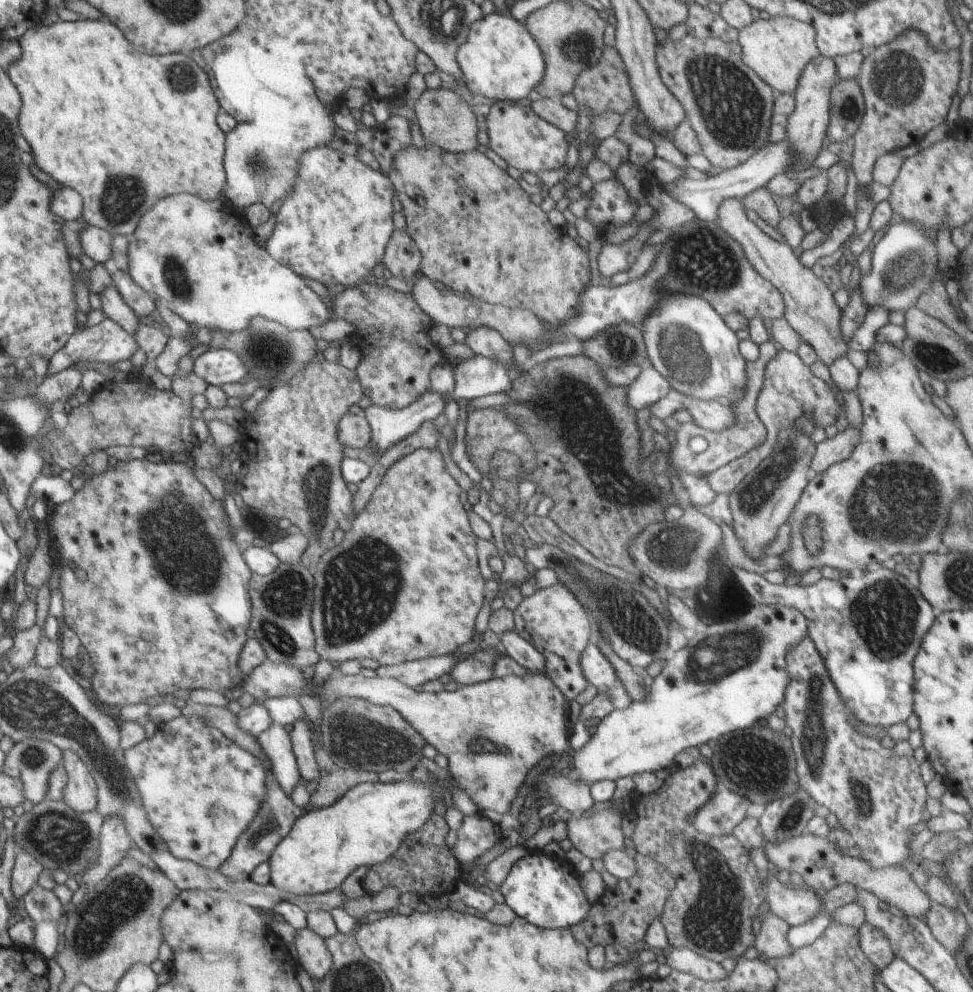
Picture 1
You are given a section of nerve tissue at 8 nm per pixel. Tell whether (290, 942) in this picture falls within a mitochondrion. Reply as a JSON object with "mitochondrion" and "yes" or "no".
{"mitochondrion":"no"}

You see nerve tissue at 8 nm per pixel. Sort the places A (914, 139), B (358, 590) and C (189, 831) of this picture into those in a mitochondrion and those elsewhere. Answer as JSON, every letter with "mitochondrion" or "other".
{"A":"other","B":"mitochondrion","C":"other"}

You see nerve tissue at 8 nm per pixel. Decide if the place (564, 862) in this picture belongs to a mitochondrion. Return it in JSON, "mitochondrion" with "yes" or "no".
{"mitochondrion":"no"}

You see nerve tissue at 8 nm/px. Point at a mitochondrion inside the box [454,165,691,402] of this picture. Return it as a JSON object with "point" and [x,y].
{"point":[617,346]}

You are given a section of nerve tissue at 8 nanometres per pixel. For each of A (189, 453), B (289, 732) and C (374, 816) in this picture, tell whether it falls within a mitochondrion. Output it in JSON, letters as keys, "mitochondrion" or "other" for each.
{"A":"other","B":"other","C":"other"}

